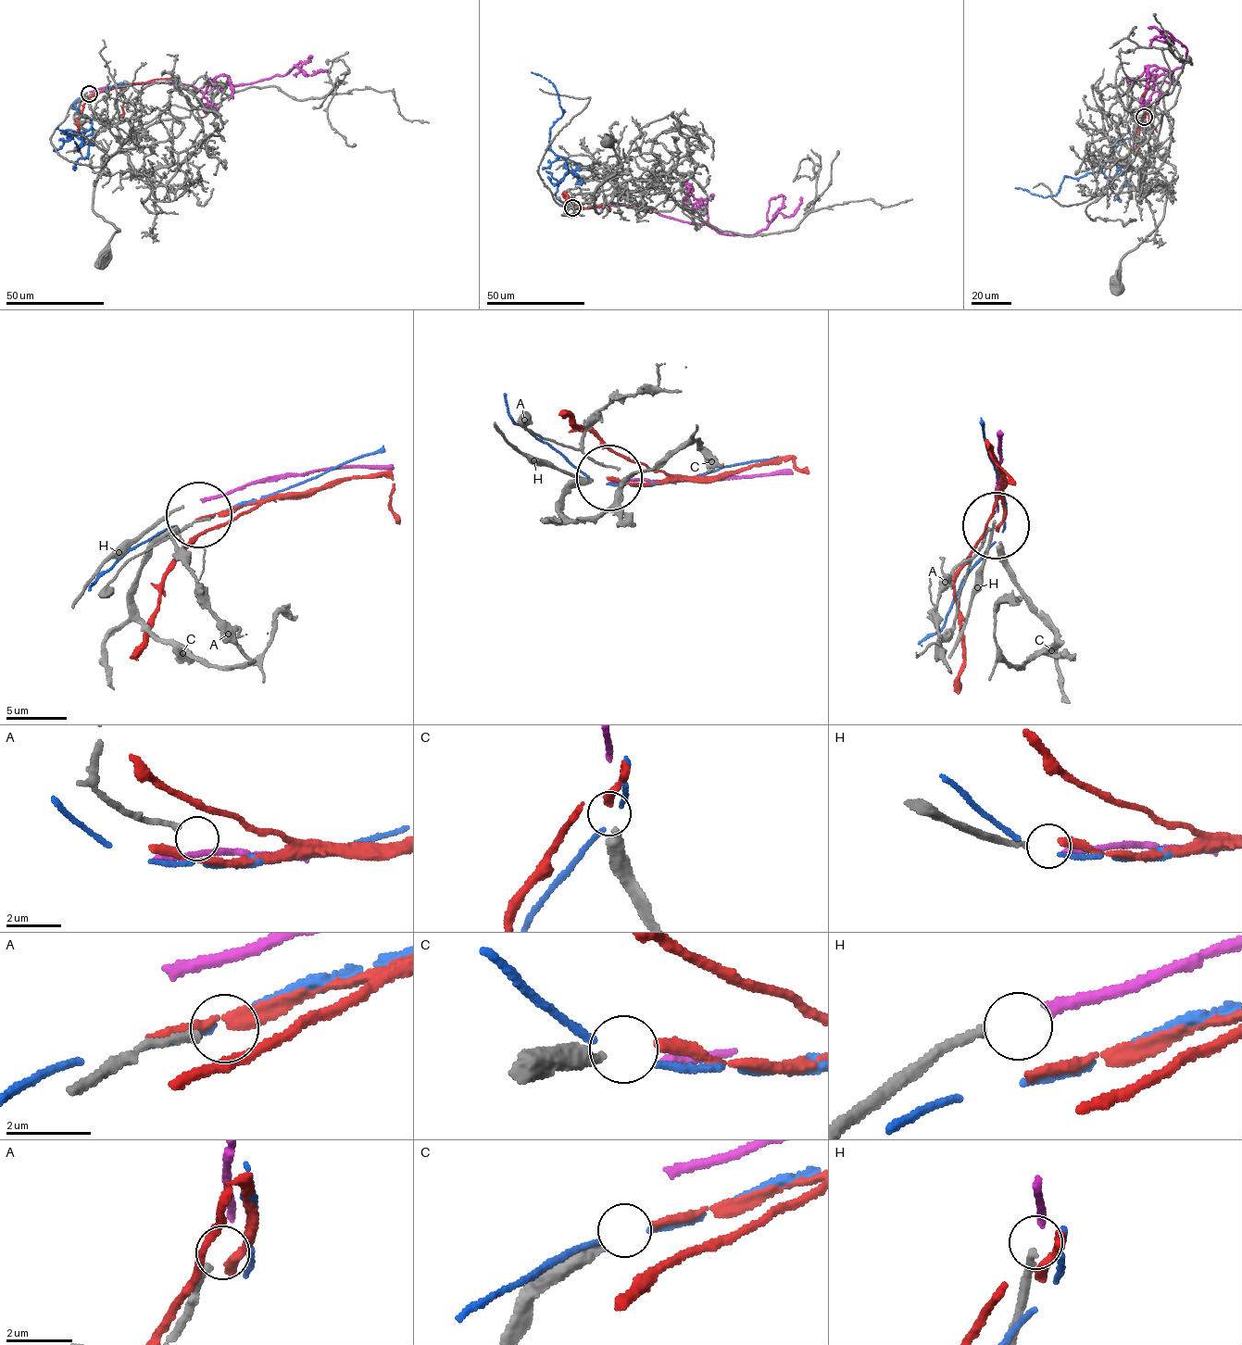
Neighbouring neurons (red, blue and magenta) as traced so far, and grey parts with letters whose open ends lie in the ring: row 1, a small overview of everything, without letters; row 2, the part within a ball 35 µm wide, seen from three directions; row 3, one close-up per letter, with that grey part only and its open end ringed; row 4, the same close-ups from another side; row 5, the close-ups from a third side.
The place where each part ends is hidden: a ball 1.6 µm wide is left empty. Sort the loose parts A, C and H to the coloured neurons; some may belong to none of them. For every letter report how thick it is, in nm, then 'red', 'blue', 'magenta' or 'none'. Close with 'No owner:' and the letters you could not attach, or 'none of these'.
A: 200 nm | none
C: 380 nm | red
H: 240 nm | magenta
No owner: A

